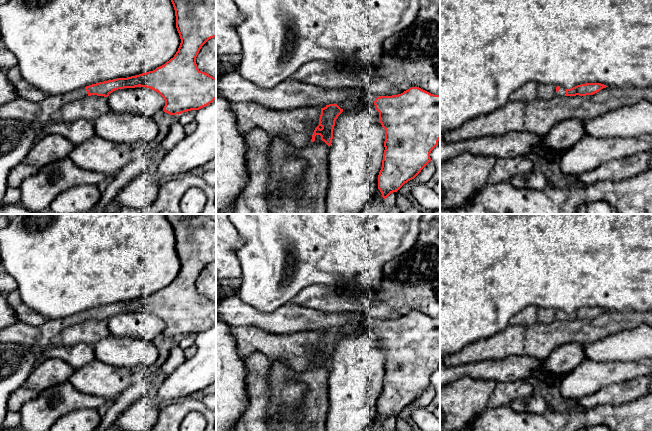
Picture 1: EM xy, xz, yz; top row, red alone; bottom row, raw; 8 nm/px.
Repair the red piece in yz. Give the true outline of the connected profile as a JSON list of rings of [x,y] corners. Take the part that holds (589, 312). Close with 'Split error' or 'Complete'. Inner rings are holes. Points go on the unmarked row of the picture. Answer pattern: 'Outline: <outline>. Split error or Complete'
Outline: [[[586,307],[577,309],[571,313],[566,313],[564,311],[557,310],[556,318],[558,320],[576,320],[576,319],[586,320],[586,319],[593,319],[606,311],[608,310],[601,307]]]. Split error

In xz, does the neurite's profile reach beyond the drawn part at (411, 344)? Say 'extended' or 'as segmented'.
as segmented

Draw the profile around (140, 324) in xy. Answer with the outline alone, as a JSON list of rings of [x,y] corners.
[[[146,311],[124,312],[113,315],[108,320],[110,335],[115,337],[140,338],[154,342],[163,335],[164,322]]]

